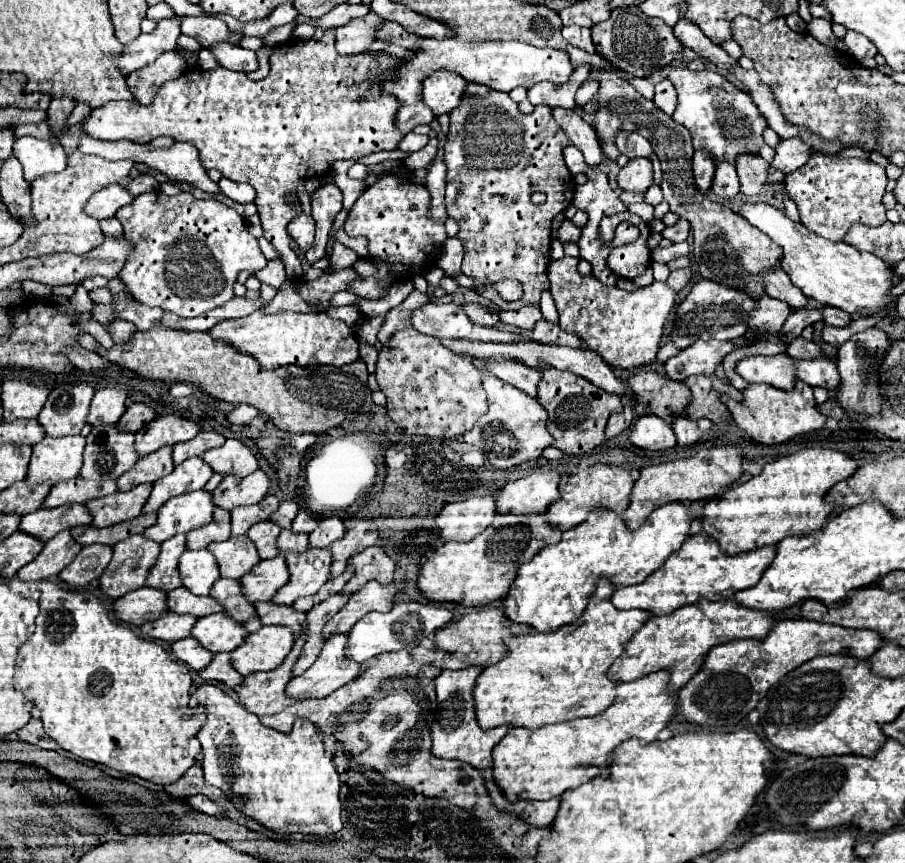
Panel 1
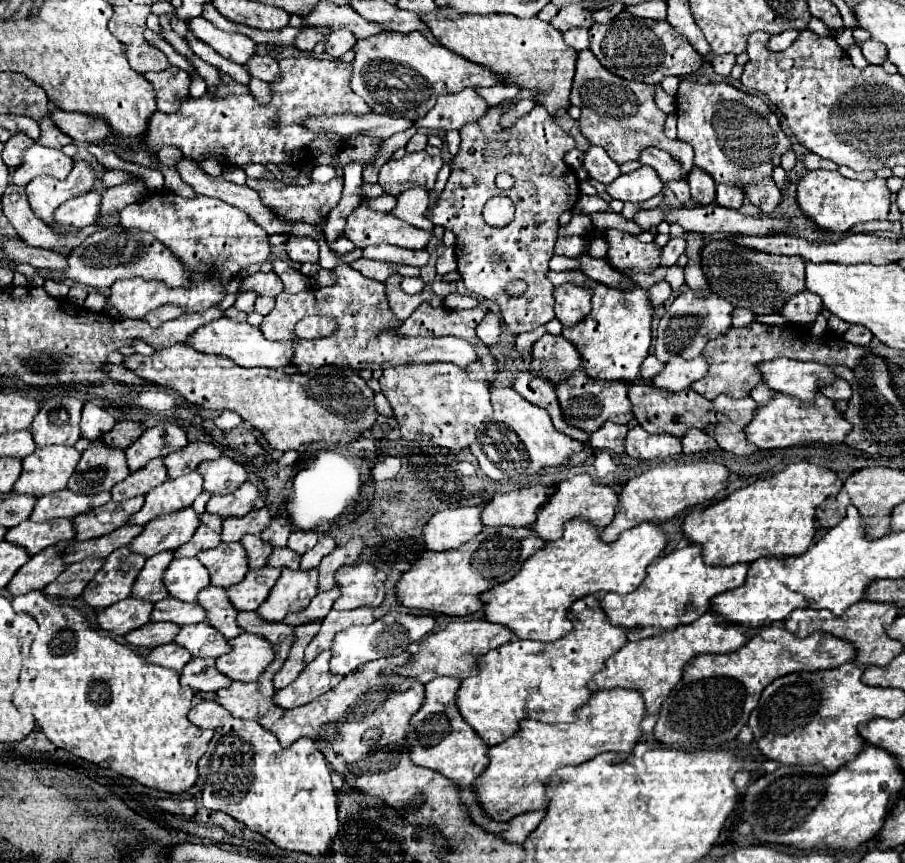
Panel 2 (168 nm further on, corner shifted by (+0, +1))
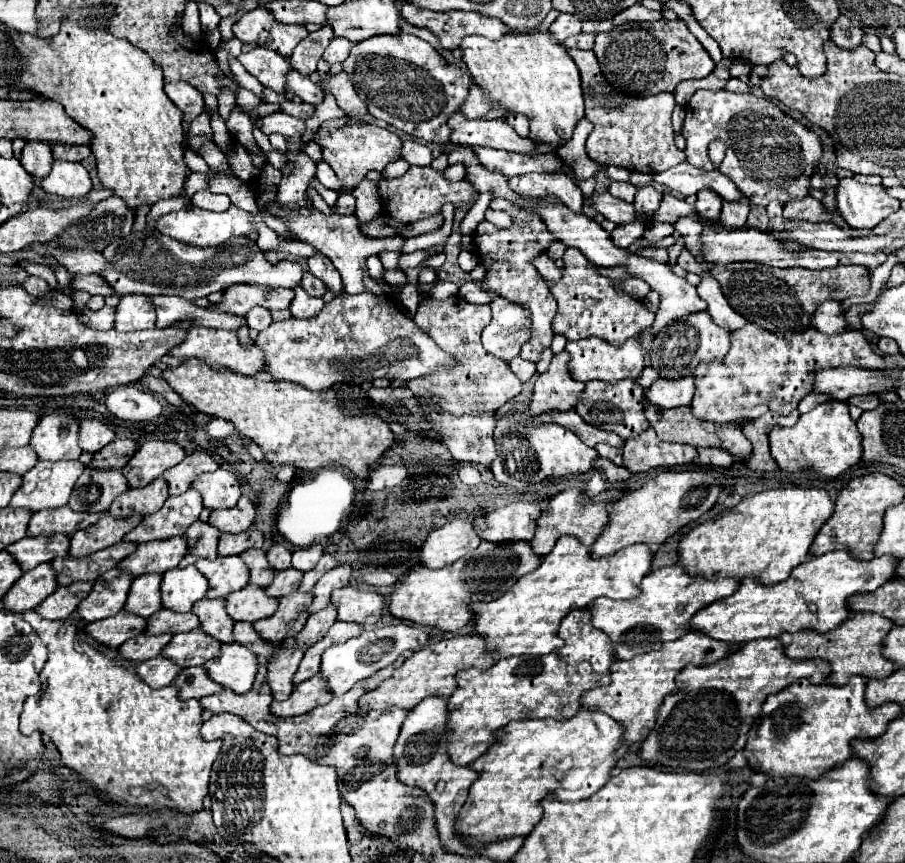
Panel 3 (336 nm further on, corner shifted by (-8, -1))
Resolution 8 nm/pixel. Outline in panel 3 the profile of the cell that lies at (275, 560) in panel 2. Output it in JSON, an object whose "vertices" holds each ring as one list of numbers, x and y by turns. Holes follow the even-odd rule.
{"vertices":[[286,568,284,572,276,572,272,584,266,588,268,596,282,598,284,594,294,592,300,586,300,580,302,580,302,572,298,572,296,568]]}

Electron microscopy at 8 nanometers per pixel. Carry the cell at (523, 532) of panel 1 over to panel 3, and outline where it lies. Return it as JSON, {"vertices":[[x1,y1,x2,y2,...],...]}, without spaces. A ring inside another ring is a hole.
{"vertices":[[482,540,474,552,468,552,454,564,448,564,438,570,424,568,420,564,408,574,404,574,390,596,390,614,402,620,412,620,416,624,436,626,444,632,456,632,474,618,474,612,470,610,472,602,500,598,504,592,508,592,512,584,516,584,520,576,536,570,540,566,540,560,542,556,534,554,530,542,490,544]]}

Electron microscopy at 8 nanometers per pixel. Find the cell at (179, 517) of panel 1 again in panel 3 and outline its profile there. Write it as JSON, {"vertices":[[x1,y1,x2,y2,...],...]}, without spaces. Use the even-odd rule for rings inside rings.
{"vertices":[[172,536,166,540,152,540,138,544,136,552,126,556,126,560,122,560,122,564,118,566,130,572,132,576,142,576,146,572,164,574,176,568,184,556,186,556,186,538]]}

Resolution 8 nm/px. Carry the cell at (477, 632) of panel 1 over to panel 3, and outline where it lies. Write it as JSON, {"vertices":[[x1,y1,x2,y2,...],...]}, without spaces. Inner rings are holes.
{"vertices":[[480,634,444,638,440,642,434,642,416,650,400,668,394,670,394,674,388,680,384,680,378,688,366,692,360,698,360,704,372,706,372,708,384,708,392,704,398,708,414,708,426,696,434,696,434,694,450,696,456,688,456,672,472,666,490,668,496,662,496,658,498,658,498,652,490,650]]}

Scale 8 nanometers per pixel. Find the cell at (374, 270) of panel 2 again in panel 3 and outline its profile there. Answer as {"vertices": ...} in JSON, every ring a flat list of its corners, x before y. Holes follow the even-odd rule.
{"vertices":[[380,252,378,258,386,270,400,270,398,268,398,258,400,258,398,252]]}

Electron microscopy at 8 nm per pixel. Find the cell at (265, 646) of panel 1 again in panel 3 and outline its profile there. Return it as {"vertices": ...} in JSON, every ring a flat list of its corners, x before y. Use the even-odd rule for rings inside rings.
{"vertices":[[222,644,222,654,214,660,208,660,204,668,214,682,238,694,244,694,252,688,252,682,256,678,258,656,254,656,254,652,250,652,250,648,244,644]]}

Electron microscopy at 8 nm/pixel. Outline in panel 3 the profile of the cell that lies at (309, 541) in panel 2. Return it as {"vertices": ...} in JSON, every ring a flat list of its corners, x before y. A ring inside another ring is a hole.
{"vertices":[[312,544,310,548,298,548,298,550,294,550,294,554,292,554,292,566,296,568,296,570,302,570,302,572,306,572,306,570,310,570,310,568,314,568,316,566,316,562,320,560,320,556,322,556,322,546,320,544]]}

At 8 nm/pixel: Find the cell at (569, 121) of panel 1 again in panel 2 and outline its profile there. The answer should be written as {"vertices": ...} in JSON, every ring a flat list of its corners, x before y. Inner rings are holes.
{"vertices":[[590,146,586,152,584,168,590,172,590,176,602,184,610,184,620,176,620,166,614,164,614,160,598,146]]}

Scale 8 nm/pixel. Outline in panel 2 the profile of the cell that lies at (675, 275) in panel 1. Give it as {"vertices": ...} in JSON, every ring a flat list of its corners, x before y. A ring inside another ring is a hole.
{"vertices":[[658,282,658,284,654,284,654,286,648,288,648,300,650,300,650,304,654,308,660,306,660,304,664,304,670,296,672,296,672,290,670,290,670,286,666,282]]}

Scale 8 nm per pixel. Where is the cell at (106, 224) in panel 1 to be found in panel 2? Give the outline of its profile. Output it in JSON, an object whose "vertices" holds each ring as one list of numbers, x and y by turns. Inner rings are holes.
{"vertices":[[10,184,6,188,6,194,2,198,2,212,10,220,10,224,16,228,18,236,34,248,46,248,54,250,62,256,70,256,76,246,80,246,90,234,102,230,101,226,93,224,82,228,78,234,58,234,50,230,32,210,26,198,26,192,22,186]]}

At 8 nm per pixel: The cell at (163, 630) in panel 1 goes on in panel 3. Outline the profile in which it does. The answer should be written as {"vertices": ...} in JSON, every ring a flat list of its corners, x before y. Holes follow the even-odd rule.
{"vertices":[[142,632,136,638,126,640,120,646,120,654,128,660,142,662,142,660,148,660,148,658,156,658,170,640,172,640,172,634,168,634,168,632,160,634,160,636,152,636,152,634]]}

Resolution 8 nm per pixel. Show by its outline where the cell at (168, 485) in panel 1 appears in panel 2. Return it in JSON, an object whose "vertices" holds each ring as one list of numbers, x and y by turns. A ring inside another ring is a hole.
{"vertices":[[196,470,176,480,166,480,162,486,146,494,146,502,142,510,134,514,126,524,144,526,158,516,184,510,186,506,192,506,192,502,200,492,202,492,202,476]]}

